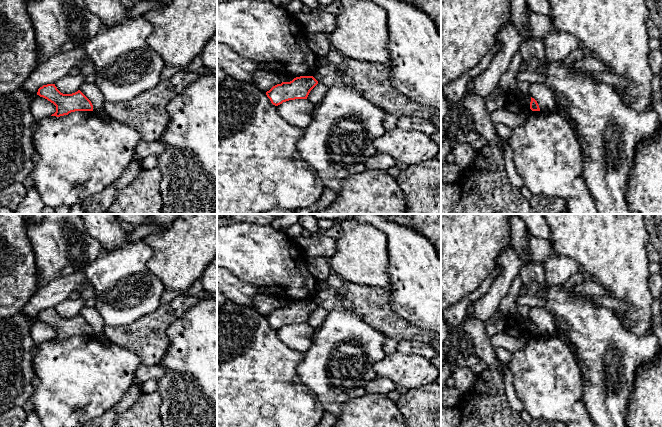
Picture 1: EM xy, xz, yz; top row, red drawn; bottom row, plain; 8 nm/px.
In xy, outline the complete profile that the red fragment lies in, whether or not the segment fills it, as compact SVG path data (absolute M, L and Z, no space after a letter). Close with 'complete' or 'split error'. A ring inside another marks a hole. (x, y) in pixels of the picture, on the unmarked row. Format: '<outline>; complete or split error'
M47 308L38 313L37 319L56 330L56 336L51 340L60 341L75 335L93 335L91 325L80 314L72 318L63 318L55 308Z; complete

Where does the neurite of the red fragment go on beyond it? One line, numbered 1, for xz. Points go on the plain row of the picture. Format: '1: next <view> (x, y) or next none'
1: next none

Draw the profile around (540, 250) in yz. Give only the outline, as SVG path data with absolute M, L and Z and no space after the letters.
M527 231L527 248L529 250L528 262L545 263L552 254L552 244L546 239L532 235Z

